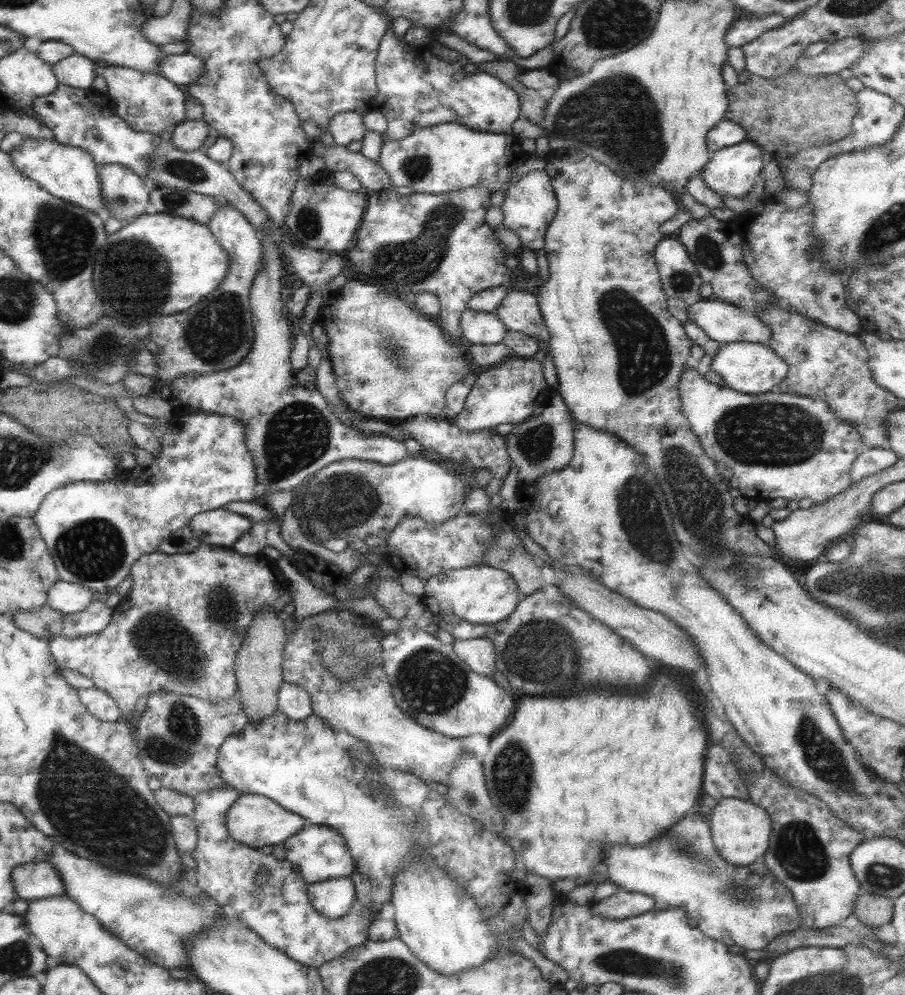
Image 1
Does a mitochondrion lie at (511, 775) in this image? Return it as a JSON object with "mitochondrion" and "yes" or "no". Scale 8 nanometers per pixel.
{"mitochondrion":"yes"}

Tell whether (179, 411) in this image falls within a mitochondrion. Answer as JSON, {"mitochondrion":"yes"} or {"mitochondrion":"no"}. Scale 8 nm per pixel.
{"mitochondrion":"no"}

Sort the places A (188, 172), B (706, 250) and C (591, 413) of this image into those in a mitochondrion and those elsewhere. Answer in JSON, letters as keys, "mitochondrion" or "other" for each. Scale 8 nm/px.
{"A":"mitochondrion","B":"mitochondrion","C":"other"}

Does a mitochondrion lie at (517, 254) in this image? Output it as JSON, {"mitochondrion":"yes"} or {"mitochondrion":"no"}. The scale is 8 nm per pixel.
{"mitochondrion":"no"}

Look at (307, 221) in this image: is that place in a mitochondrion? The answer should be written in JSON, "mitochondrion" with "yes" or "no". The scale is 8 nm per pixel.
{"mitochondrion":"yes"}

